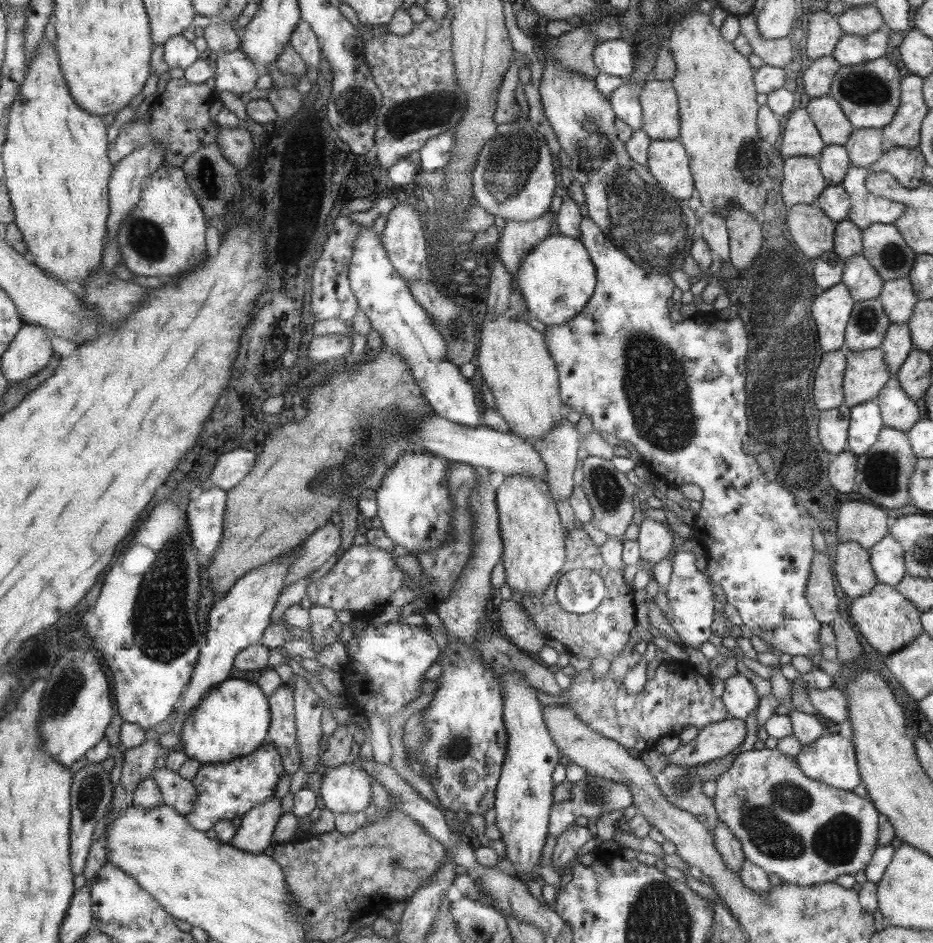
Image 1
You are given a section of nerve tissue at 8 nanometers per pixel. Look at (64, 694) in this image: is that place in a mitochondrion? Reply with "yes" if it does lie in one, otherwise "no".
yes

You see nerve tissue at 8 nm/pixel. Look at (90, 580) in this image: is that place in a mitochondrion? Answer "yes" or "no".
no

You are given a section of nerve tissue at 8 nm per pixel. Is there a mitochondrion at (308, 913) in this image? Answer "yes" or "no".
no

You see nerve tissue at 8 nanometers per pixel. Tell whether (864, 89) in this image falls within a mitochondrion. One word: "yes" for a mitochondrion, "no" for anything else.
yes

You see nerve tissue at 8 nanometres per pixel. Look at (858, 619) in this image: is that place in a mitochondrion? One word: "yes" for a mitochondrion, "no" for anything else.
no

